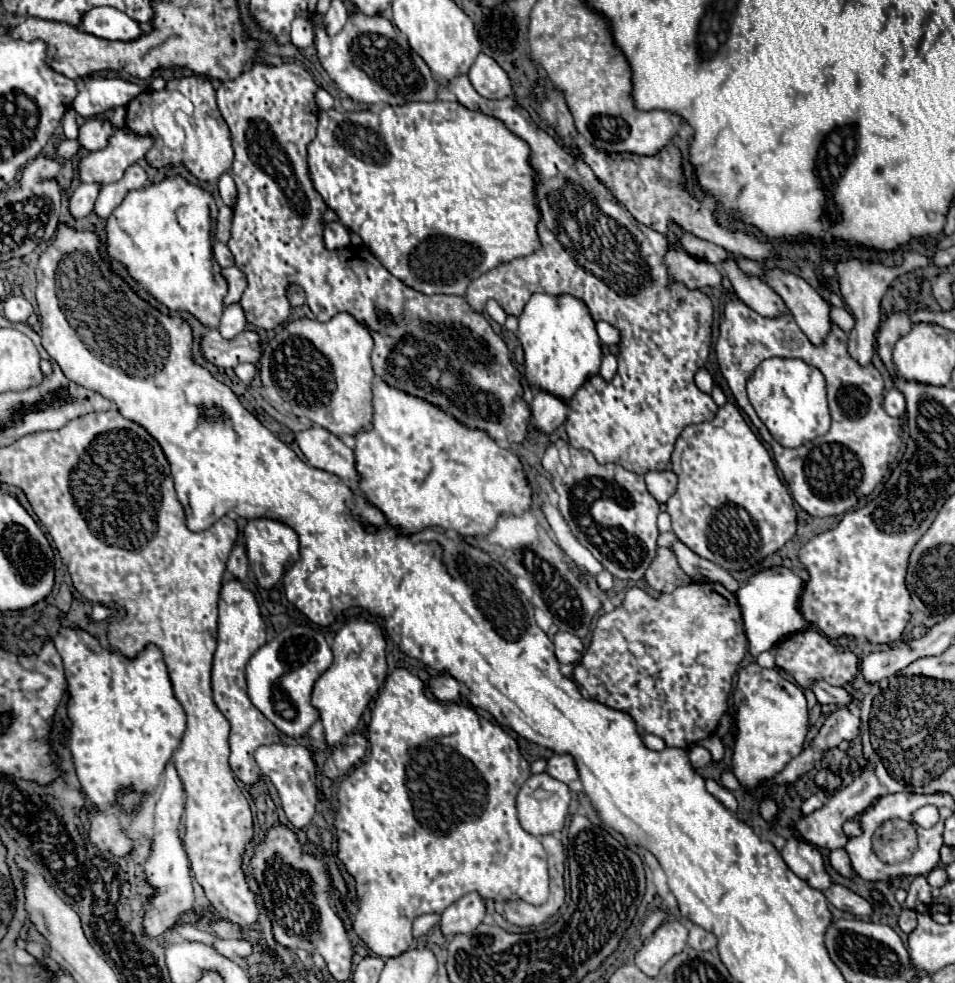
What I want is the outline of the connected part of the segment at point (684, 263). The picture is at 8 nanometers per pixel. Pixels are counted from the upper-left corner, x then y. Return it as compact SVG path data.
M671 249L665 259L669 265L669 277L675 281L683 281L691 289L721 285L723 275L713 263L695 259L689 253L675 251L675 249Z

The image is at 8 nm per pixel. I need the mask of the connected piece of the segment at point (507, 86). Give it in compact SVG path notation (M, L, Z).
M479 53L469 69L469 79L475 91L485 99L505 99L513 95L509 75L497 65L495 59Z

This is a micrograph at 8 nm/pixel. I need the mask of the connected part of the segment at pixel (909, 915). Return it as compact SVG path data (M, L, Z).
M903 909L901 917L899 917L899 927L901 927L903 933L909 935L917 927L917 913L911 911L911 909Z

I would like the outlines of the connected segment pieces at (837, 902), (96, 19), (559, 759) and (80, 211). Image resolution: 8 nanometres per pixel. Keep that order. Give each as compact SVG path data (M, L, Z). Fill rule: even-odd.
M833 883L823 895L827 897L827 901L831 905L835 905L841 911L849 911L855 917L863 919L863 917L869 917L873 913L873 903L869 903L867 899L863 899L861 895L853 893L851 889L847 889L843 885L835 885Z
M93 7L89 9L81 23L79 29L85 33L91 33L95 37L103 37L103 39L111 39L111 41L131 41L137 39L143 31L139 29L139 25L129 19L125 13L115 13L111 17L105 17L107 9L99 9Z
M553 755L547 763L547 773L563 783L571 783L579 779L579 771L575 767L575 759L571 755Z
M81 183L73 191L69 209L71 209L71 215L75 219L81 219L81 217L85 217L85 215L89 215L93 211L93 205L95 205L95 199L99 195L99 189L101 189L101 183Z

